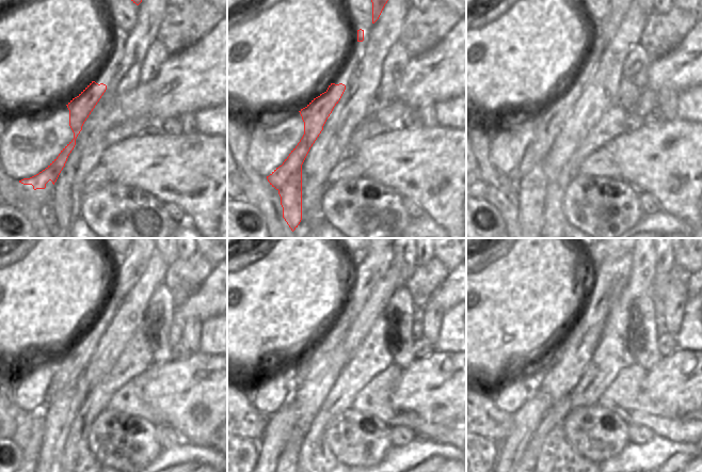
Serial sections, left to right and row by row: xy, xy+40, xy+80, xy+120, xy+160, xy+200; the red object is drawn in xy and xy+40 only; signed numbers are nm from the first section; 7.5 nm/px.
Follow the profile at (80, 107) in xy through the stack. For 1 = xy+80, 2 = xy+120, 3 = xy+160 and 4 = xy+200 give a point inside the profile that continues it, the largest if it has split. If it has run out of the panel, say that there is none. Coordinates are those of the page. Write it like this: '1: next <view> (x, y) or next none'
1: next xy+80 (531, 183)
2: next xy+120 (68, 388)
3: next xy+160 (316, 375)
4: next xy+200 (570, 359)

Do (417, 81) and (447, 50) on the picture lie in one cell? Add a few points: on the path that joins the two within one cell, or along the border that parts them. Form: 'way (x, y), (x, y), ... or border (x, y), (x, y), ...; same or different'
way (426, 73), (430, 65), (439, 59); same

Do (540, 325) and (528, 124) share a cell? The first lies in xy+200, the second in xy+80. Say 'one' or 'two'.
two

